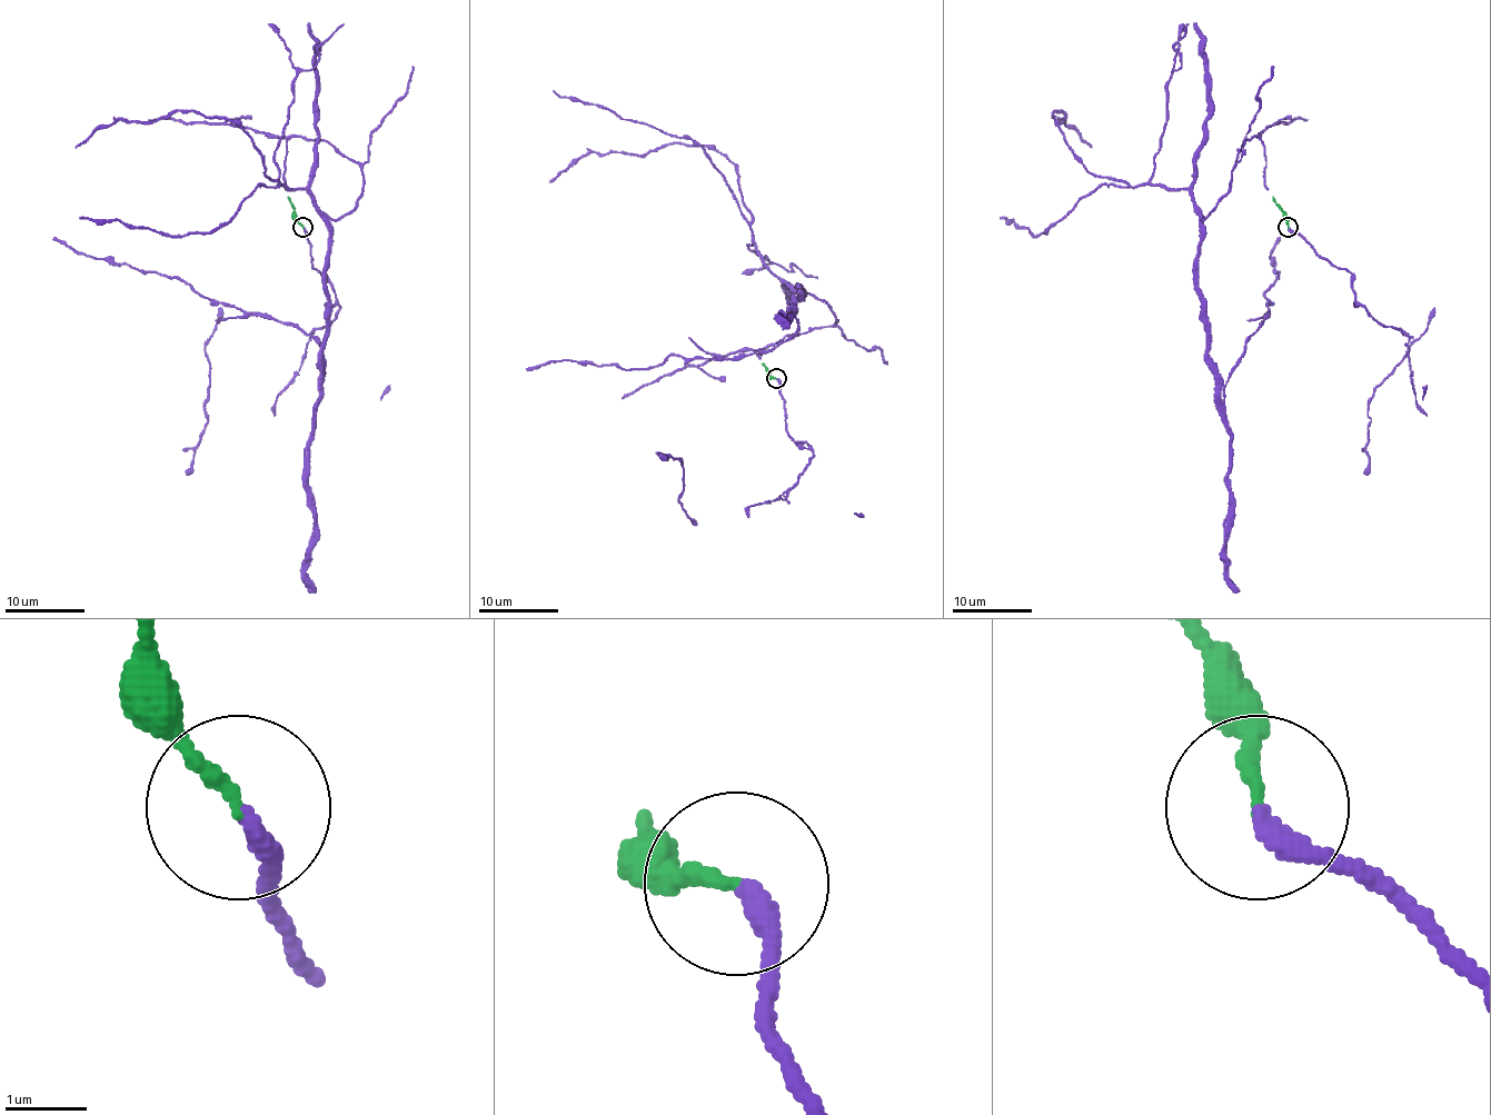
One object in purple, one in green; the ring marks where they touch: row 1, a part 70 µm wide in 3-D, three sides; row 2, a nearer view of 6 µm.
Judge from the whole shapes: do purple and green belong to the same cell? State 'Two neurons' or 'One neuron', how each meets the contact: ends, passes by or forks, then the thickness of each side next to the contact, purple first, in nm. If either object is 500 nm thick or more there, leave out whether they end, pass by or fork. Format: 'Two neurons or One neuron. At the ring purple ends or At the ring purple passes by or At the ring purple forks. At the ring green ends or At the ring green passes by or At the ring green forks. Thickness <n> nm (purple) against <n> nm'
One neuron. At the ring purple ends. At the ring green ends. Thickness 260 nm (purple) against 170 nm

